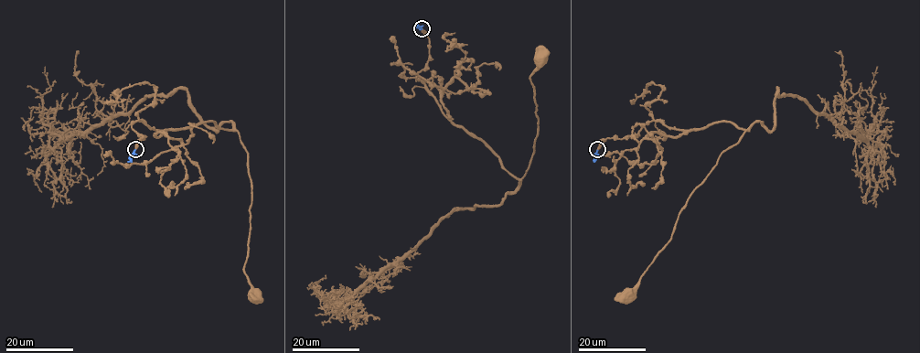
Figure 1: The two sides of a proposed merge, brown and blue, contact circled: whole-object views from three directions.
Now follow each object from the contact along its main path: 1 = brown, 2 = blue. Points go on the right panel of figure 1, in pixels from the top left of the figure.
1: (598, 149), (653, 121), (685, 130), (731, 122), (747, 130), (693, 191), (671, 240), (627, 295)
2: (598, 149), (593, 161)

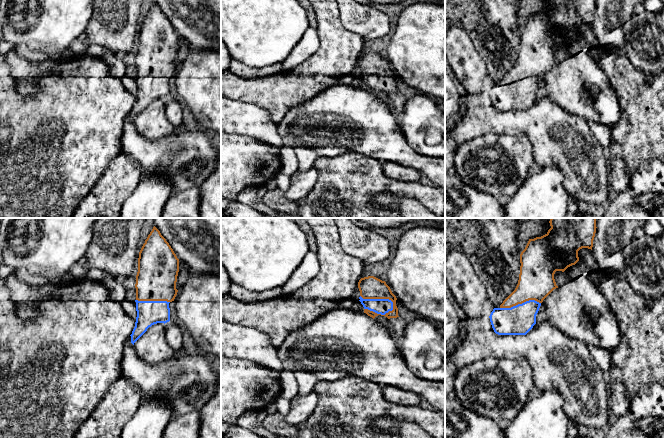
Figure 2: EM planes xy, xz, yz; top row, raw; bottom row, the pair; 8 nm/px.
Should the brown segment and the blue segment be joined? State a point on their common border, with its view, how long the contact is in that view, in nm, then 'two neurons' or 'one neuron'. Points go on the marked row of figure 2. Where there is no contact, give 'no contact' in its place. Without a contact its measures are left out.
xz (380, 298) | 300 nm | one neuron

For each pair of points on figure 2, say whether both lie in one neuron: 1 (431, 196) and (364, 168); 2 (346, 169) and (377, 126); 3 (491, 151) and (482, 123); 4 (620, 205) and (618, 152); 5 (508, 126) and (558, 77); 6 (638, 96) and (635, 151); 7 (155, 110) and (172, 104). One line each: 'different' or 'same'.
1: same
2: different
3: different
4: different
5: different
6: same
7: different

